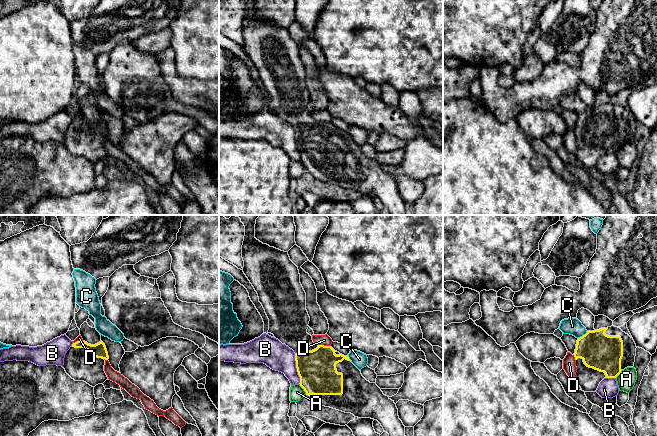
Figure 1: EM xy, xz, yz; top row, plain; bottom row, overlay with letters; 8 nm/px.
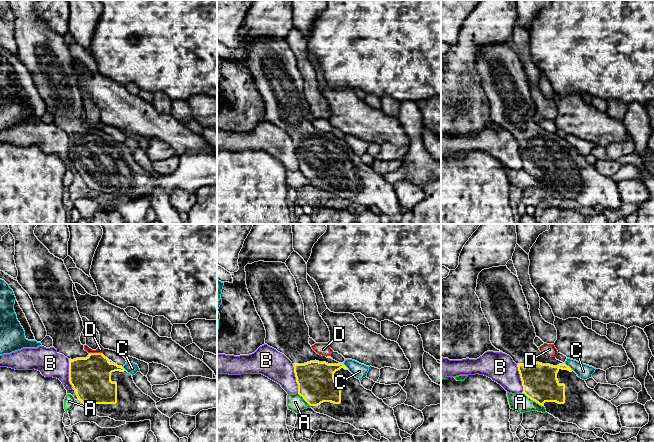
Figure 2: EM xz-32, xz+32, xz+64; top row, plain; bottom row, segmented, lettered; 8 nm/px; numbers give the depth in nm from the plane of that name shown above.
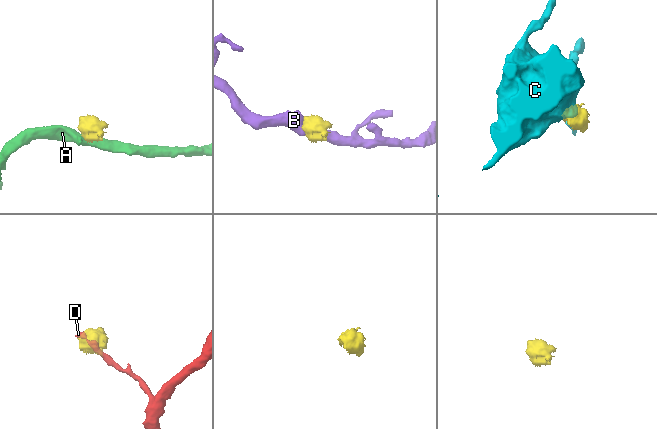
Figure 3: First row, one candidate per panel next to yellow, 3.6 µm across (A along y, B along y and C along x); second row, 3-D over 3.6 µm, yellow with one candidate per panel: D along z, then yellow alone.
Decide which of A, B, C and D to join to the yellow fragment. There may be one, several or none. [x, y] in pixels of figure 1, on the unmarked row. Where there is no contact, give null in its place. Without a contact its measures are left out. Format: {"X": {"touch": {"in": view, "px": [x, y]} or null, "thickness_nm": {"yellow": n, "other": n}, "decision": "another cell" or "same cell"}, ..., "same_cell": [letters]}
{"A": {"touch": {"in": "xz", "px": [302, 163]}, "thickness_nm": {"yellow": 300, "other": 110}, "decision": "another cell"}, "B": {"touch": {"in": "xz", "px": [297, 145]}, "thickness_nm": {"yellow": 300, "other": 220}, "decision": "another cell"}, "C": {"touch": {"in": "yz", "px": [583, 111]}, "thickness_nm": {"yellow": 300, "other": 140}, "decision": "another cell"}, "D": {"touch": {"in": "xz", "px": [323, 121]}, "thickness_nm": {"yellow": 300, "other": 90}, "decision": "another cell"}, "same_cell": []}

